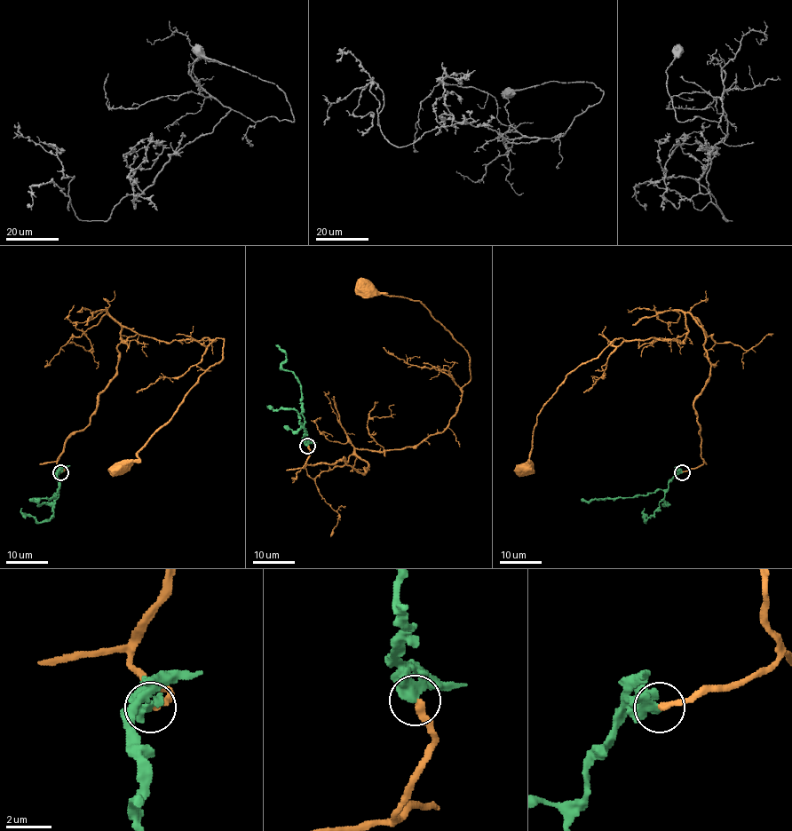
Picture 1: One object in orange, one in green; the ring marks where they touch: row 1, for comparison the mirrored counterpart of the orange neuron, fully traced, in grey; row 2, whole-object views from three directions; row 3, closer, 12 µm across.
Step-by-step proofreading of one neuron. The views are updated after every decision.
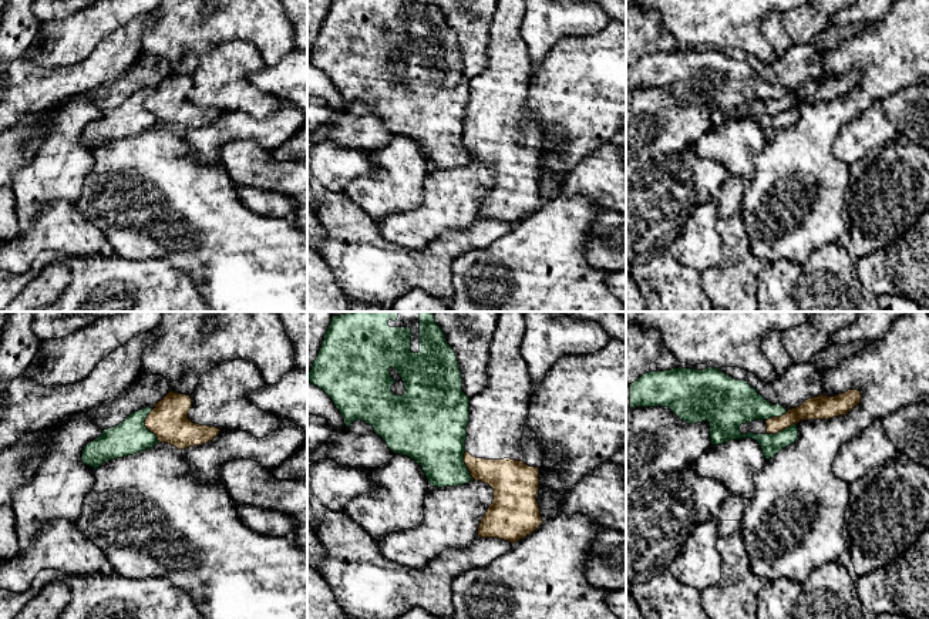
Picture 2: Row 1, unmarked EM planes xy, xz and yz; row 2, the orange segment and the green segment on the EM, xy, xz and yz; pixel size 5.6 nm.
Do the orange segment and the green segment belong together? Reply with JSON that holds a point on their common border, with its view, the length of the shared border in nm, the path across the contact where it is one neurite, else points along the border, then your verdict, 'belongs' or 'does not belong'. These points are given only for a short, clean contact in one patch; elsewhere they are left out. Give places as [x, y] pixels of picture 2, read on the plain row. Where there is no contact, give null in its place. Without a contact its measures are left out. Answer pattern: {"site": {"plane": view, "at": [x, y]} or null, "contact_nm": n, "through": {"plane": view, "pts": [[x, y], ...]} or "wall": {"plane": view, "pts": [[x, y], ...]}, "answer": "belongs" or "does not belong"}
{"site": {"plane": "xy", "at": [145, 107]}, "contact_nm": 190, "wall": {"plane": "xy", "pts": [[151, 91], [145, 100], [145, 107], [160, 123]]}, "answer": "does not belong"}

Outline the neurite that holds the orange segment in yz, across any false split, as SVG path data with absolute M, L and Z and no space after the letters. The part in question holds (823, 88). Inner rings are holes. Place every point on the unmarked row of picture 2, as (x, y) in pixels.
M848 71L834 78L821 75L805 81L800 88L788 91L781 98L745 104L741 105L738 111L741 115L778 115L804 101L829 101L832 98L845 97L861 84L861 80L862 75L859 71Z

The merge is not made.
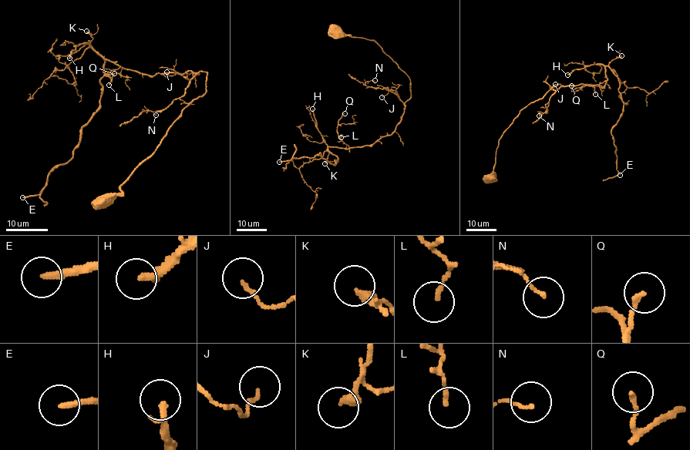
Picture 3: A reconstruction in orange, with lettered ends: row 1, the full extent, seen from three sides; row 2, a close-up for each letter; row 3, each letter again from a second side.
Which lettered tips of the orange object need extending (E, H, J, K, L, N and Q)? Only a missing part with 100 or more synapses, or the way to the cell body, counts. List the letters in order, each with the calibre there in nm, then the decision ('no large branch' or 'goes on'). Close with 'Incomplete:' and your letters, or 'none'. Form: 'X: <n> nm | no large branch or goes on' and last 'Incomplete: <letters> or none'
E: 220 nm | goes on
H: 240 nm | goes on
J: 130 nm | no large branch
K: 340 nm | no large branch
L: 120 nm | no large branch
N: 110 nm | no large branch
Q: 160 nm | no large branch
Incomplete: E, H

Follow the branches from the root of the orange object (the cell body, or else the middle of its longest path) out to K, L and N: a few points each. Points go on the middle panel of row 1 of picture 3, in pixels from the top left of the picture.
K: (336, 32), (374, 40), (408, 76), (411, 96), (390, 135), (361, 146), (328, 146), (324, 163)
L: (336, 32), (374, 40), (406, 75), (411, 95), (401, 121), (390, 135), (355, 147), (350, 147), (341, 137)
N: (336, 32), (374, 40), (408, 76), (411, 96), (404, 102), (395, 91), (365, 84), (375, 80)

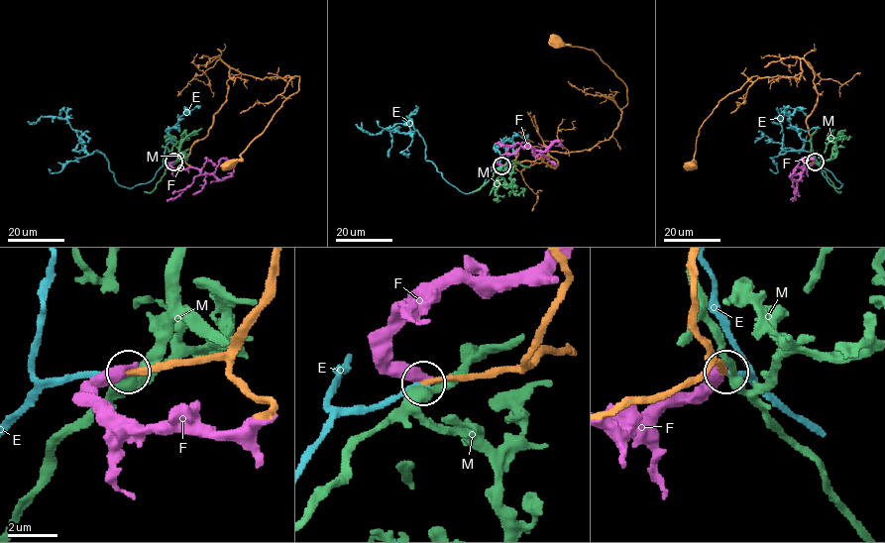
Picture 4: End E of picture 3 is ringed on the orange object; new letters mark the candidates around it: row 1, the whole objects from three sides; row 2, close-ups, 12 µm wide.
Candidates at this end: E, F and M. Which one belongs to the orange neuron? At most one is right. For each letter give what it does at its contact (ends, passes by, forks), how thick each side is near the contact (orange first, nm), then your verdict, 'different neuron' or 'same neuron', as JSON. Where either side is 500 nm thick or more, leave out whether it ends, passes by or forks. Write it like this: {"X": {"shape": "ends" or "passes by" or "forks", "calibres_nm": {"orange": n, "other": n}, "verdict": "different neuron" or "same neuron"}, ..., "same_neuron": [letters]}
{"E": {"shape": "ends", "calibres_nm": {"orange": 240, "other": 220}, "verdict": "same neuron"}, "F": {"shape": "ends", "calibres_nm": {"orange": 260, "other": 480}, "verdict": "different neuron"}, "M": {"shape": "passes by", "calibres_nm": {"orange": 320, "other": 340}, "verdict": "different neuron"}, "same_neuron": ["E"]}

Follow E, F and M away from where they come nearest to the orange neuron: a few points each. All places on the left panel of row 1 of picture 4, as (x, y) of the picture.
E: (173, 162), (145, 183), (121, 186), (108, 160), (97, 151), (89, 155), (66, 119), (27, 122)
F: (174, 162), (169, 164), (177, 168), (196, 167), (218, 179), (230, 175), (234, 165)
M: (175, 162), (173, 164), (182, 160), (182, 154), (177, 142), (167, 137), (176, 139)

